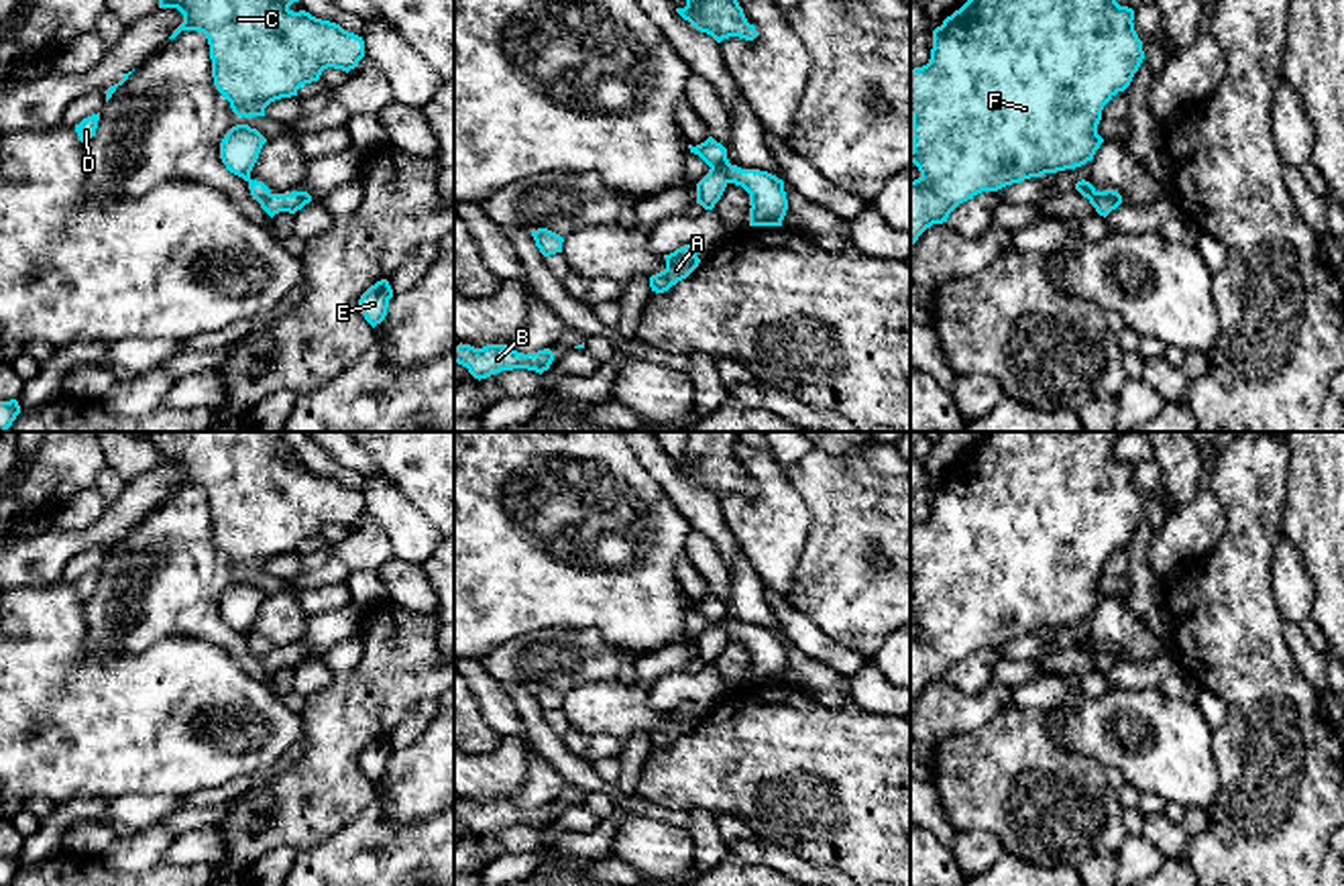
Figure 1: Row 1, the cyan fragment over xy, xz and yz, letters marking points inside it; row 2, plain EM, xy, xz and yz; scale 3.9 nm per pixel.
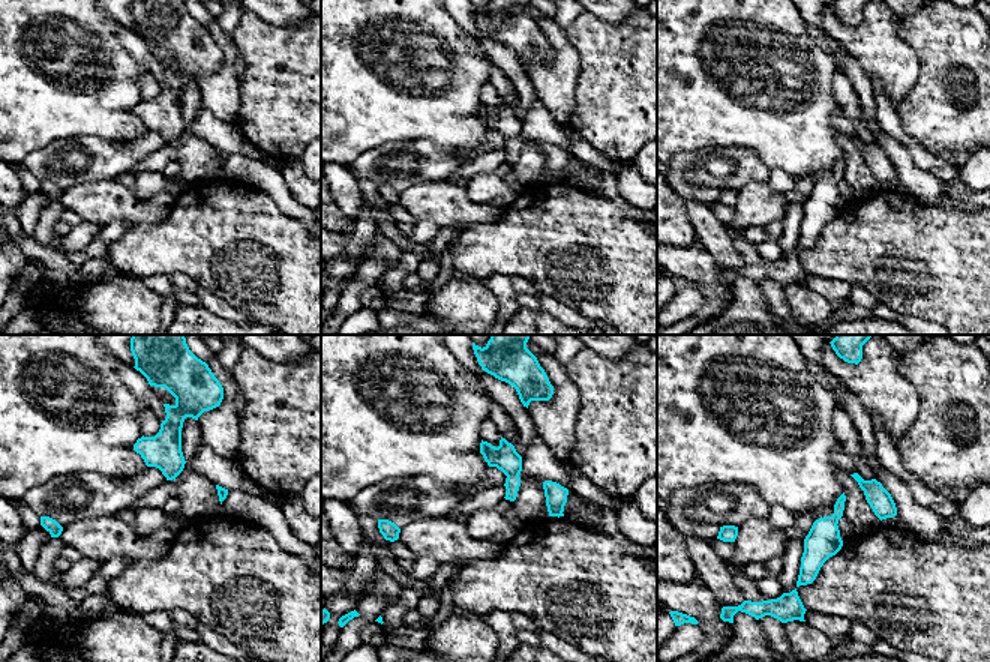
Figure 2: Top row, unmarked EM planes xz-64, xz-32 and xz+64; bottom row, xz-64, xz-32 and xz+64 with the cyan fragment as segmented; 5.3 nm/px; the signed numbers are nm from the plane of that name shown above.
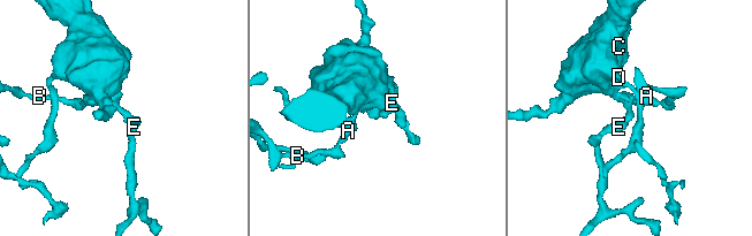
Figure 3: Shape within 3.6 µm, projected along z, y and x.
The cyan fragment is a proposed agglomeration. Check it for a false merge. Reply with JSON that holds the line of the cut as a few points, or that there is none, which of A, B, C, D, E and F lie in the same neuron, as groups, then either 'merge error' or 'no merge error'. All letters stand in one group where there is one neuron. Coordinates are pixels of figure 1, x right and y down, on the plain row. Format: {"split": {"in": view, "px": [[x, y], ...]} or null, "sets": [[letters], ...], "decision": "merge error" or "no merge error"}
{"split": {"in": "xz", "px": [[711, 624], [717, 624], [728, 638]]}, "sets": [["A", "B"], ["C", "D", "E", "F"]], "decision": "merge error"}

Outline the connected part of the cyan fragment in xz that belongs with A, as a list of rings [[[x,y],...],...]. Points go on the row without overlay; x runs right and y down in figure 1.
[[[684,701],[670,711],[664,711],[666,725],[650,733],[650,743],[656,750],[668,747],[678,737],[686,735],[701,719],[694,703]]]

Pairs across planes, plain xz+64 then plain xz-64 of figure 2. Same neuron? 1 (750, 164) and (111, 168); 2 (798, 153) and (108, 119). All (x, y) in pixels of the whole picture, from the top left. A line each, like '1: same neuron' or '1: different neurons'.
1: same neuron
2: same neuron

